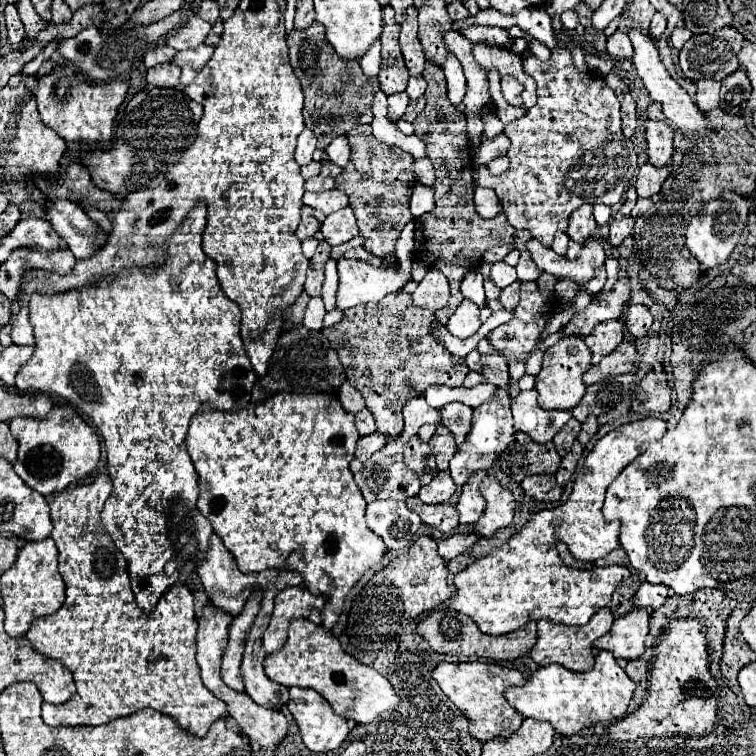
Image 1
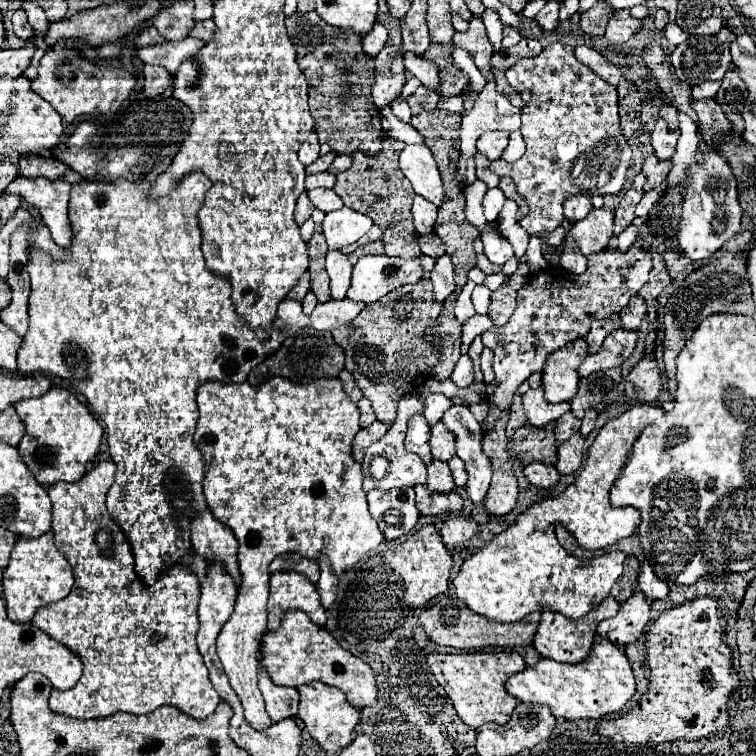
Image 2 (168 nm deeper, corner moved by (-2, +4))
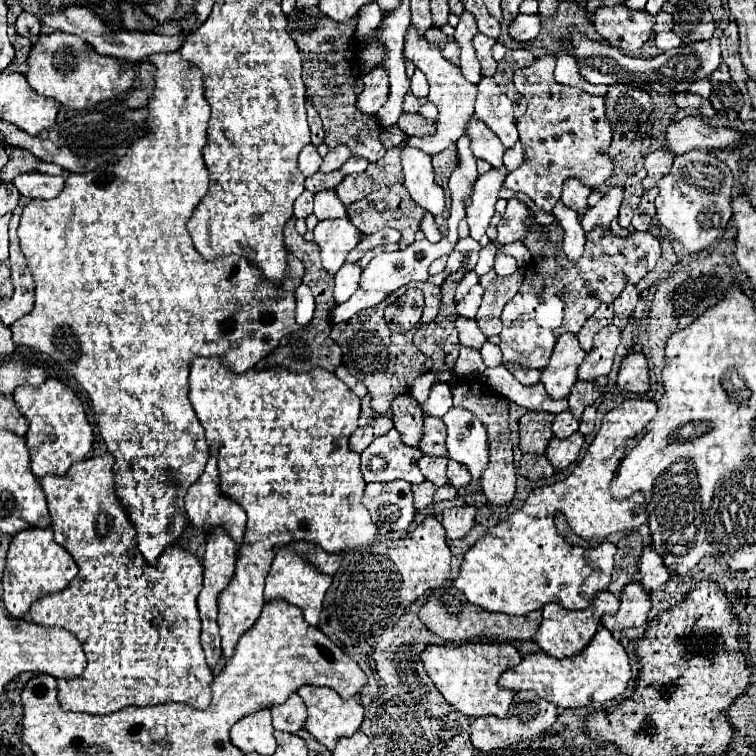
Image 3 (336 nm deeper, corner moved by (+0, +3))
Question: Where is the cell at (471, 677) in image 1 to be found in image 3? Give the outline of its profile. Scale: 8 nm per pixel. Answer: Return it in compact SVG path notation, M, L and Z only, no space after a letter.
M468 642L462 646L426 646L422 662L442 696L464 716L498 716L504 718L512 702L512 692L498 688L498 678L508 666L520 662L520 654L506 642Z

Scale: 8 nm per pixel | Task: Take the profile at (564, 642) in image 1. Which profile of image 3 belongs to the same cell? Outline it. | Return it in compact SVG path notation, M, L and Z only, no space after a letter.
M602 590L594 602L584 608L584 610L578 610L578 612L572 612L572 610L566 610L562 608L560 604L546 604L542 608L544 612L544 618L542 618L542 624L534 636L536 644L550 656L556 656L556 658L564 658L564 656L574 656L578 654L584 646L588 646L588 642L592 640L592 636L596 634L598 626L600 626L600 618L604 614L616 614L618 612L618 598L608 592L608 590Z

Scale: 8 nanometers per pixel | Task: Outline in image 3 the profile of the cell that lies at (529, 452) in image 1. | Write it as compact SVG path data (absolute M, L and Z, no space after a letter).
M528 412L520 418L520 450L524 454L544 454L550 442L554 416L550 412Z

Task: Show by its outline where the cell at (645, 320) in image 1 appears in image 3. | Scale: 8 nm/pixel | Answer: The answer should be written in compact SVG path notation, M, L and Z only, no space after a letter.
M626 286L622 290L622 294L614 300L614 320L612 320L612 324L618 326L620 330L626 328L638 300L640 300L640 296L636 292L636 286Z

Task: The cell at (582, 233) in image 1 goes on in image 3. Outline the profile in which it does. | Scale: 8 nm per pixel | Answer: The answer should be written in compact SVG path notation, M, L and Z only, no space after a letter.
M568 178L568 180L564 182L562 202L564 202L568 208L576 210L578 214L584 214L586 208L588 208L588 204L586 204L588 194L590 194L590 188L588 188L588 186L584 186L584 184L582 184L580 180L576 180L576 178Z

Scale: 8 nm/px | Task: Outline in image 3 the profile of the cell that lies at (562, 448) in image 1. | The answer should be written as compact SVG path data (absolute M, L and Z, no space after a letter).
M564 410L564 412L556 414L552 430L554 430L556 438L568 438L574 432L578 432L578 420L570 414L570 410Z

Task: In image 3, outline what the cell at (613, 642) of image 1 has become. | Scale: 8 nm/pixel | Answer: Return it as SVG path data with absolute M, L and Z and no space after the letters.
M630 582L628 590L620 592L620 610L616 614L606 614L602 624L612 632L622 632L626 628L642 626L650 612L650 598L638 582Z

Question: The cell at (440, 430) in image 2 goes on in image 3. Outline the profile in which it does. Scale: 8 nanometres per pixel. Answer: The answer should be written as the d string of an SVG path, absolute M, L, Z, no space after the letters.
M424 414L424 434L418 450L428 456L446 456L444 438L446 438L446 430L442 418L432 418Z

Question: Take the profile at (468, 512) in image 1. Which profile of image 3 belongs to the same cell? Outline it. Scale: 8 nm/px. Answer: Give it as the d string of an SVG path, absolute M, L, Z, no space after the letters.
M450 408L444 414L446 424L446 450L448 458L464 464L470 474L470 486L476 488L484 466L488 464L488 440L486 430L478 422L478 418L464 408Z

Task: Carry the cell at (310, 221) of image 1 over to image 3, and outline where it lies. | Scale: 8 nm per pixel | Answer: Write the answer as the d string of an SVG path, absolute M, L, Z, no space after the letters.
M304 190L294 202L294 218L308 218L312 214L312 198L310 190Z

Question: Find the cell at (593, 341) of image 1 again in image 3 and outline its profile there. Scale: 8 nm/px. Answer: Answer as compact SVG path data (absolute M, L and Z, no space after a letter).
M602 304L602 306L588 318L588 322L582 326L582 330L576 334L578 340L580 340L580 344L582 344L582 348L584 348L586 352L592 350L592 338L594 338L594 334L596 334L598 330L602 330L604 326L608 326L608 324L612 322L612 316L614 316L612 304Z

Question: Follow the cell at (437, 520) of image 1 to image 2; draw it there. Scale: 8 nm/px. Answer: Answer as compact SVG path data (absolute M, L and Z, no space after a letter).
M416 485L416 505L422 515L444 515L444 513L458 513L464 507L464 499L450 493L432 493L426 485Z

